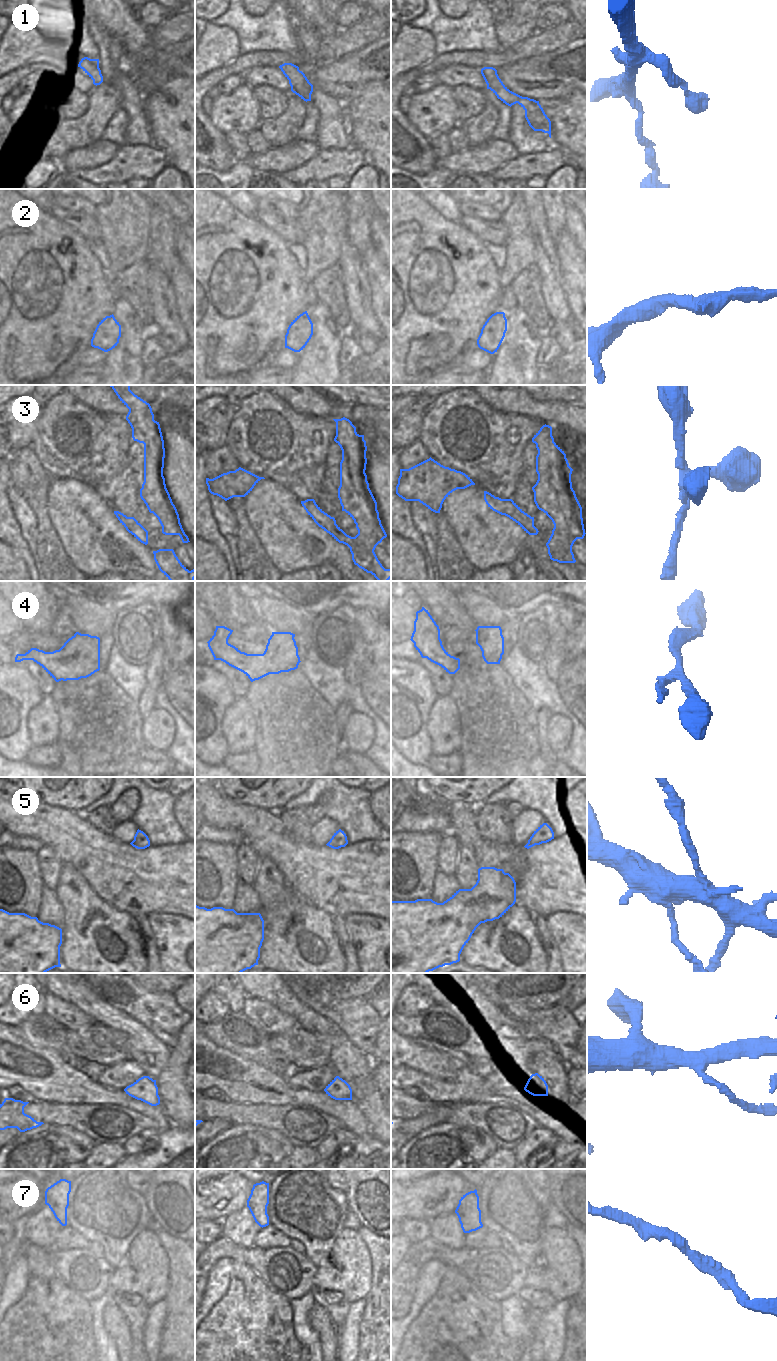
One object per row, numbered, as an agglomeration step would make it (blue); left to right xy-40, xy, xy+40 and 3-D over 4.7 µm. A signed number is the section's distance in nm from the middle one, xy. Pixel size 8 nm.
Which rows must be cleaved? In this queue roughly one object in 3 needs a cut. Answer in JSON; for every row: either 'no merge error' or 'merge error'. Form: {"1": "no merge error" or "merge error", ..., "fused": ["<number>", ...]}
{"1": "no merge error", "2": "no merge error", "3": "no merge error", "4": "no merge error", "5": "merge error", "6": "no merge error", "7": "no merge error", "fused": ["5"]}

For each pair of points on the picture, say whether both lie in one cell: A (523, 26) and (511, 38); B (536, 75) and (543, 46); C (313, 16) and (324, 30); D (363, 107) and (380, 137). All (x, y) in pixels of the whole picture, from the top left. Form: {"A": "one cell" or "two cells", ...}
{"A": "one cell", "B": "two cells", "C": "one cell", "D": "one cell"}

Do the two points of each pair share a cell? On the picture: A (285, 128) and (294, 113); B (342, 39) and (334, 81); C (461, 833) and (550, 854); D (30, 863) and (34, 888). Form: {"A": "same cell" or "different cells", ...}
{"A": "same cell", "B": "different cells", "C": "same cell", "D": "same cell"}

